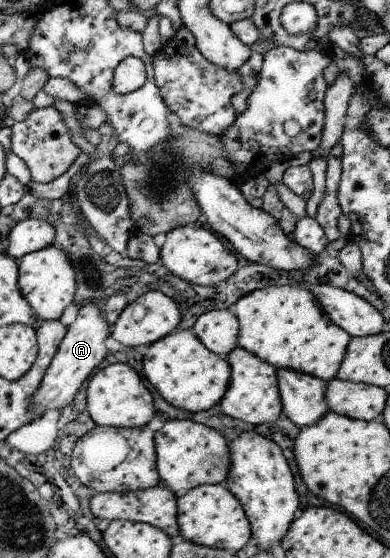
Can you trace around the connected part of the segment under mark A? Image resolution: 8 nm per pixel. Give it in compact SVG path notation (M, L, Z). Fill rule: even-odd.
M85 302L79 305L76 320L67 328L65 337L61 340L59 351L48 367L47 375L34 396L32 408L39 417L48 409L60 410L65 407L77 393L82 383L87 383L90 375L97 370L99 363L108 354L105 339L111 333L111 327L104 318L102 306L95 302Z

